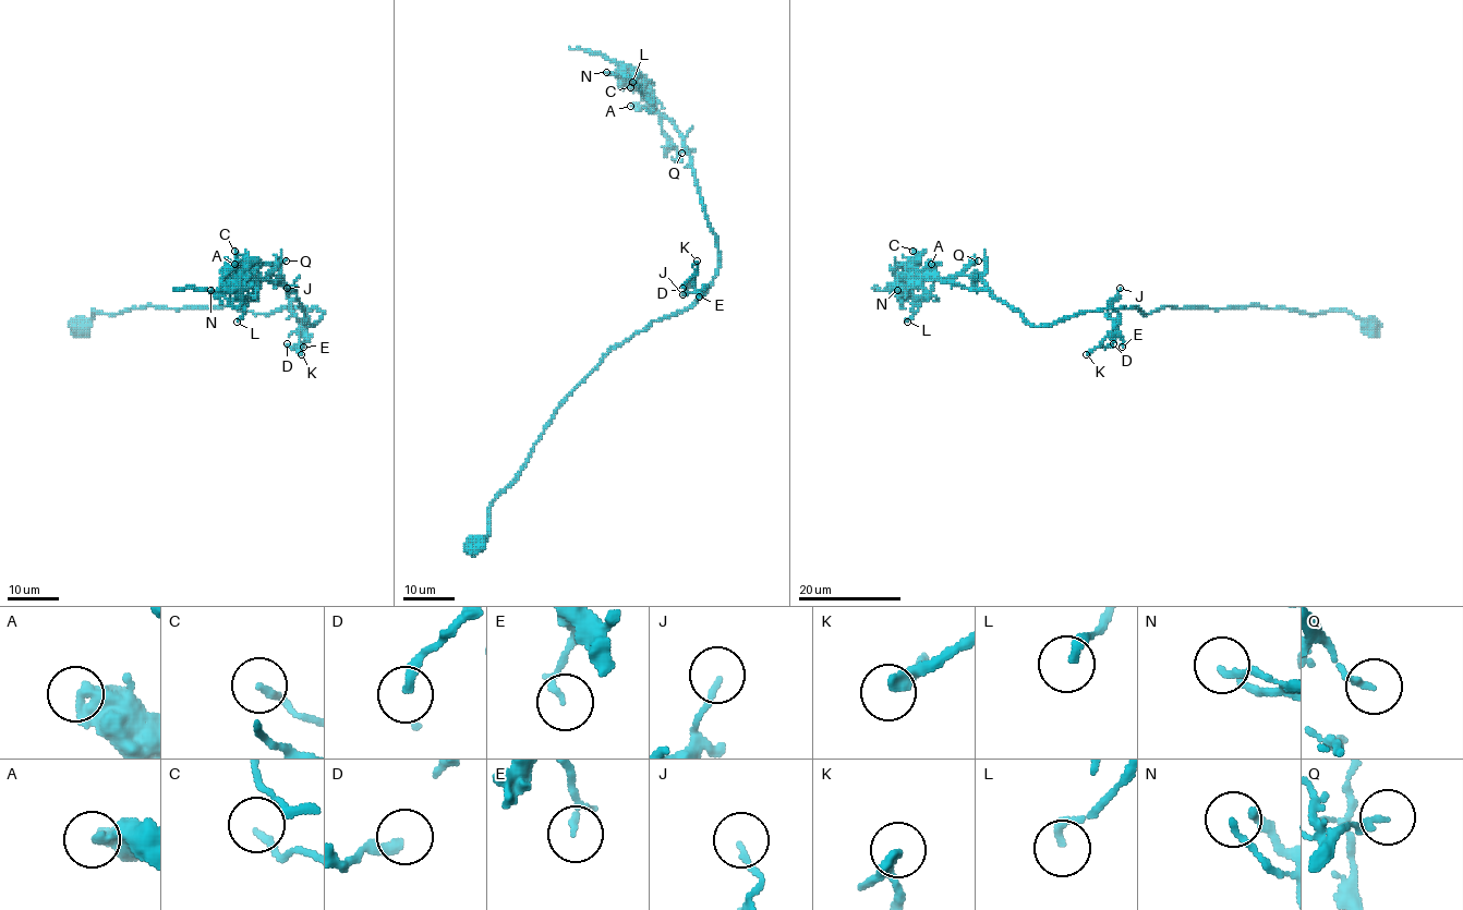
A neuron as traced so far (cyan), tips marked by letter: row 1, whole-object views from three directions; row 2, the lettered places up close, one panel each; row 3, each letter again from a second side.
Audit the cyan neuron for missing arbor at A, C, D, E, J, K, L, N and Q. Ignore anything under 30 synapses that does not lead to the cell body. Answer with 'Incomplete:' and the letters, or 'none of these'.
Incomplete: none of these

